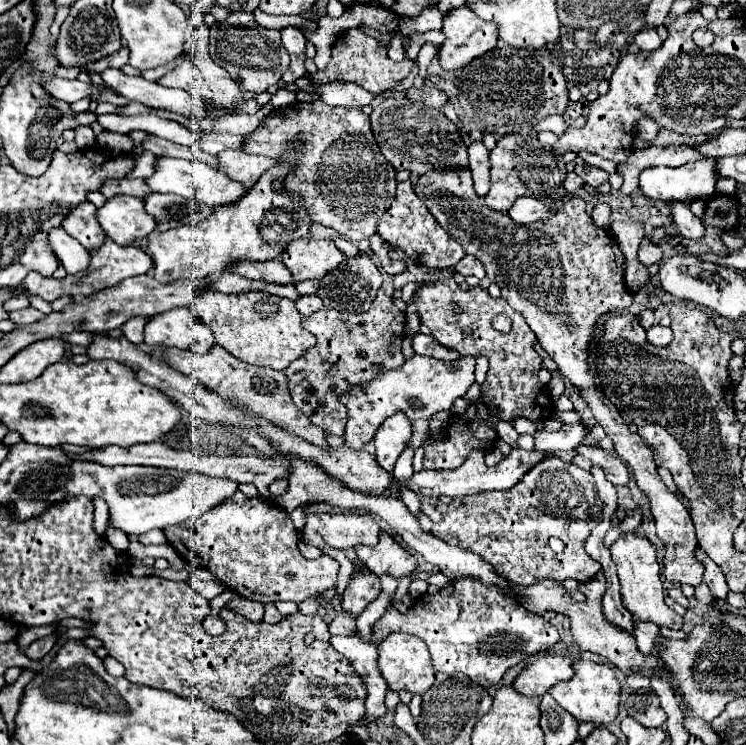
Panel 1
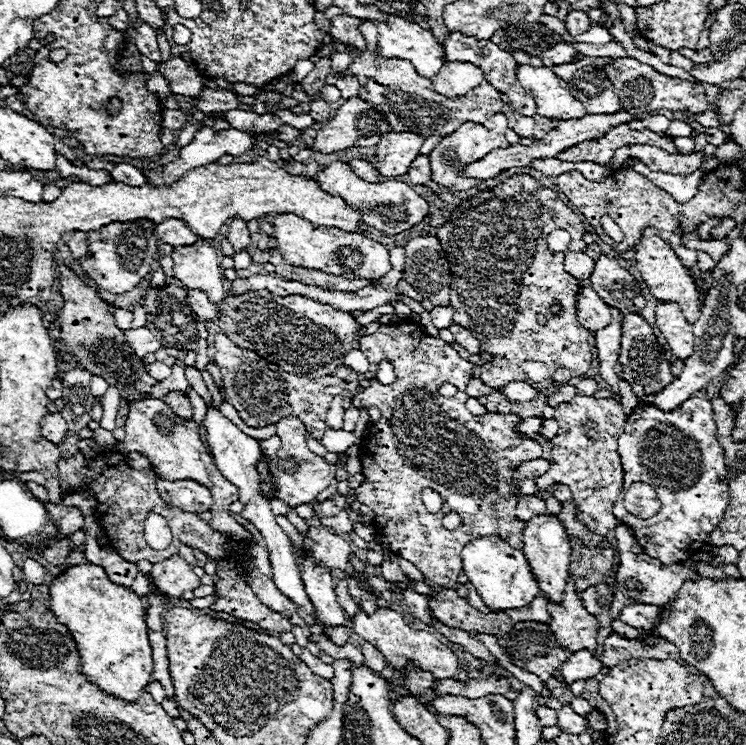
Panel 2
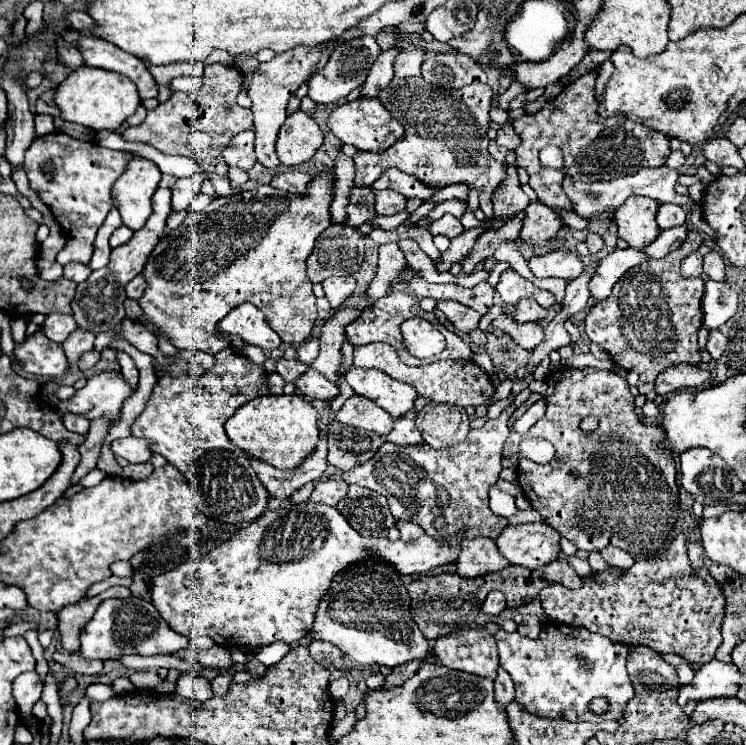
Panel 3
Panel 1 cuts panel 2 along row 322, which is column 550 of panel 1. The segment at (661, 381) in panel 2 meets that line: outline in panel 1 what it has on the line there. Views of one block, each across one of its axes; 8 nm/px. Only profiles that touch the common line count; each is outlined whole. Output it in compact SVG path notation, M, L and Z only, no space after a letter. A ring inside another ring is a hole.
M462 578L450 582L436 594L425 594L408 614L400 614L394 606L388 606L386 614L372 626L372 644L378 646L392 632L418 636L426 642L436 670L462 672L484 688L496 686L508 668L560 642L554 624L524 606L518 606L518 602L502 598L498 590L486 590L486 586L474 582L474 578Z

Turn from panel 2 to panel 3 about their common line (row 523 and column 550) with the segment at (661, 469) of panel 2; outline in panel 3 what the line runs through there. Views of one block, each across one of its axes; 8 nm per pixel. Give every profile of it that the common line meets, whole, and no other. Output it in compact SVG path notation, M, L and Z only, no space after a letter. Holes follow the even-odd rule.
M546 620L542 624L542 632L536 640L522 636L520 632L506 632L502 628L496 630L496 644L500 650L500 666L512 676L516 686L516 702L522 710L540 716L540 718L564 718L568 722L602 722L602 720L618 720L622 718L626 702L632 698L630 676L626 672L626 654L628 648L622 644L614 644L608 638L586 632L580 626L564 626L560 622ZM582 660L590 664L590 670L582 668ZM596 696L606 696L610 700L610 710L602 716L594 716L588 712L588 702Z

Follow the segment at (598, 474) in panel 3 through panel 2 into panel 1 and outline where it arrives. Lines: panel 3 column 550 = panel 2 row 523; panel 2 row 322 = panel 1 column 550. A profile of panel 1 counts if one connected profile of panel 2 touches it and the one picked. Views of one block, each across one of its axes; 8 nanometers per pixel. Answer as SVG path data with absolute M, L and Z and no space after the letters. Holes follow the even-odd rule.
M450 278L450 280L440 280L440 282L434 282L434 284L428 284L428 286L420 288L416 304L418 304L418 310L420 310L422 324L426 324L432 330L432 336L438 344L442 344L446 348L452 348L452 350L458 350L462 356L486 356L486 358L490 358L490 370L488 370L488 376L482 384L482 394L480 394L478 404L470 404L464 414L451 415L448 428L446 428L446 438L436 440L432 444L426 442L424 460L422 460L426 470L454 470L454 468L460 468L464 464L470 450L482 450L482 452L490 450L498 440L498 432L496 432L498 420L514 422L516 418L526 418L526 420L532 420L532 422L540 422L540 420L548 420L552 416L554 404L552 404L552 400L546 392L546 386L540 384L540 380L538 380L538 370L542 368L542 358L534 350L536 338L534 338L534 332L530 330L530 326L526 326L524 318L516 310L512 310L508 304L506 304L506 316L514 324L512 332L510 334L500 334L490 324L496 314L504 312L504 300L502 298L496 300L496 298L488 296L488 292L482 290L482 288L462 290L454 282L454 278ZM454 308L460 308L462 314L456 316Z

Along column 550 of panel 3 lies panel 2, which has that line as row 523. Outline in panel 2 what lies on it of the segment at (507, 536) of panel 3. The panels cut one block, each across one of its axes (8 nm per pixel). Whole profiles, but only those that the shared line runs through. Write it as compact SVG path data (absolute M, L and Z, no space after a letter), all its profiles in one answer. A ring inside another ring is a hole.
M534 516L532 520L526 522L526 530L524 530L524 536L522 536L522 542L524 542L524 554L526 554L526 560L530 562L530 568L532 568L532 574L538 582L538 588L540 592L550 598L552 602L562 602L562 594L564 594L564 588L566 588L566 580L568 580L568 566L570 566L570 540L568 540L568 534L566 534L566 528L562 526L562 522L554 516Z

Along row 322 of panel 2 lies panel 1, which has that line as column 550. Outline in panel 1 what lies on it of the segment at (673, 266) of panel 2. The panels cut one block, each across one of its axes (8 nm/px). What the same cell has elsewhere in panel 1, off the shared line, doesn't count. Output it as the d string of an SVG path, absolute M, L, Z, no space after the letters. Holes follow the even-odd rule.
M576 660L574 678L554 686L554 690L550 690L550 694L578 722L592 722L592 724L602 726L602 724L612 724L616 720L618 706L620 706L620 690L622 690L622 686L610 666L596 664L590 660Z

